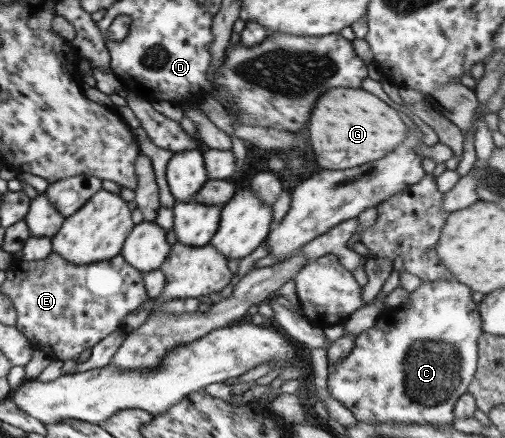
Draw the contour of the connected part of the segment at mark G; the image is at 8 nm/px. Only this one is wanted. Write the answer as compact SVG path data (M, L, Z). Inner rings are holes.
M328 89L314 105L308 121L308 139L314 157L324 169L348 169L376 161L402 143L406 127L398 113L362 89Z

